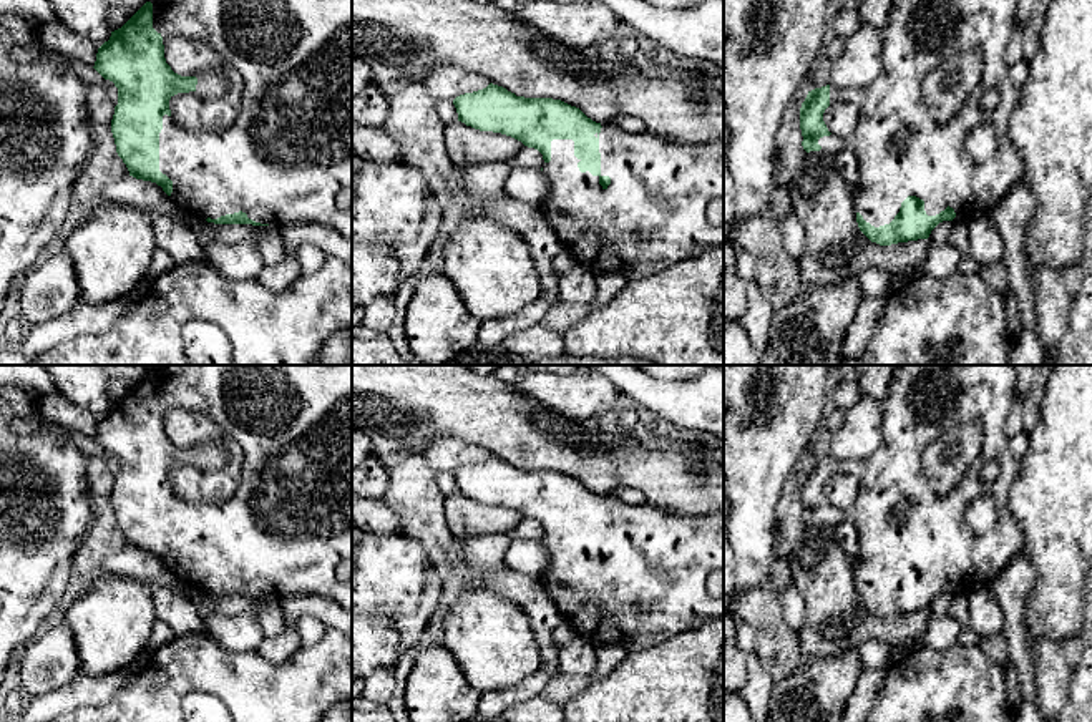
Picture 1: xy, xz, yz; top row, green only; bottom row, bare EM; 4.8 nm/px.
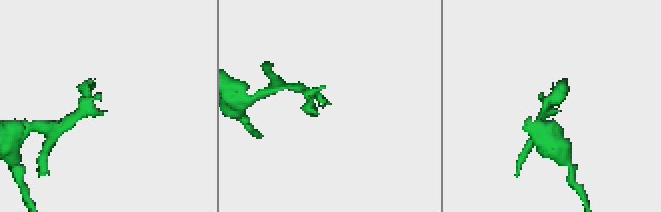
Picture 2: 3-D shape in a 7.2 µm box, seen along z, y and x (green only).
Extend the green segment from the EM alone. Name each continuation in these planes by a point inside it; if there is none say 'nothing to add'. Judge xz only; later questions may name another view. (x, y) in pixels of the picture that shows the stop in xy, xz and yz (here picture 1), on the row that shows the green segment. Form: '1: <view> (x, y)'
1: xz (664, 198)

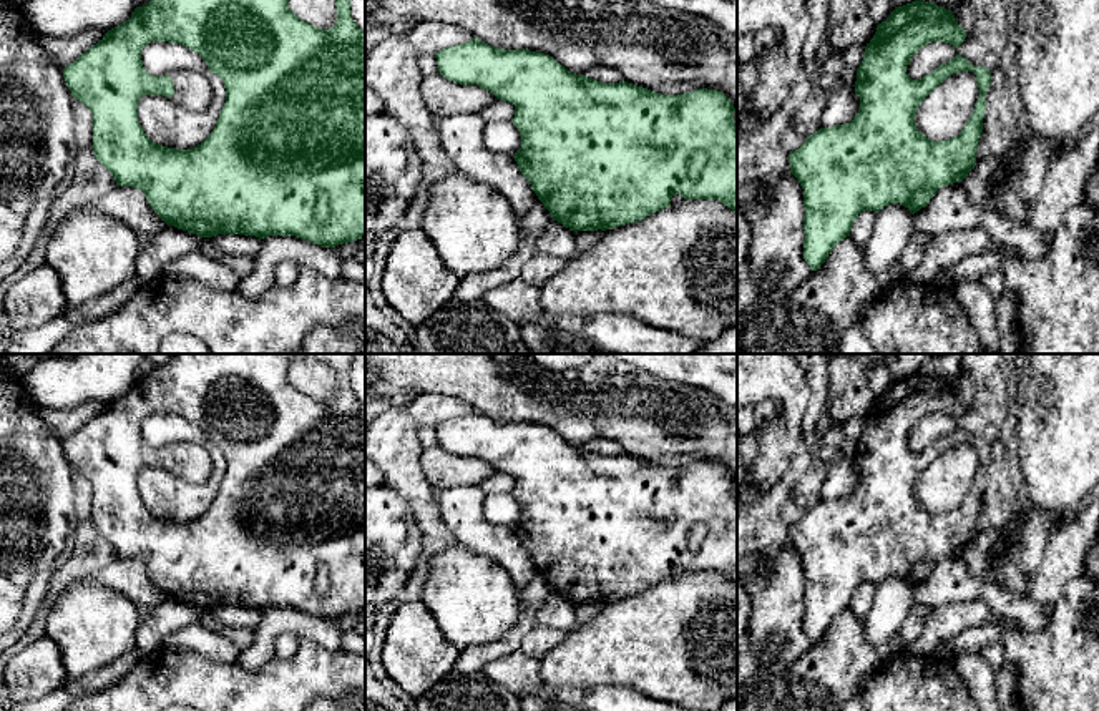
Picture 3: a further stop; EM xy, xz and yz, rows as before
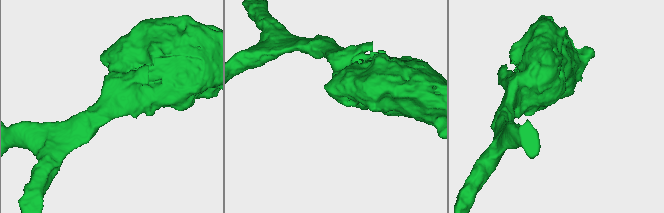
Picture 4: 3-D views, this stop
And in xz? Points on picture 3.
nothing to add

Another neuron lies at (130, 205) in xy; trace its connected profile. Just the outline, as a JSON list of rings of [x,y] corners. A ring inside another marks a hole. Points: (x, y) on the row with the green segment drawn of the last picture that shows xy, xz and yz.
[[[115,186],[113,191],[93,201],[91,206],[125,221],[138,234],[154,236],[166,226],[138,188]]]

